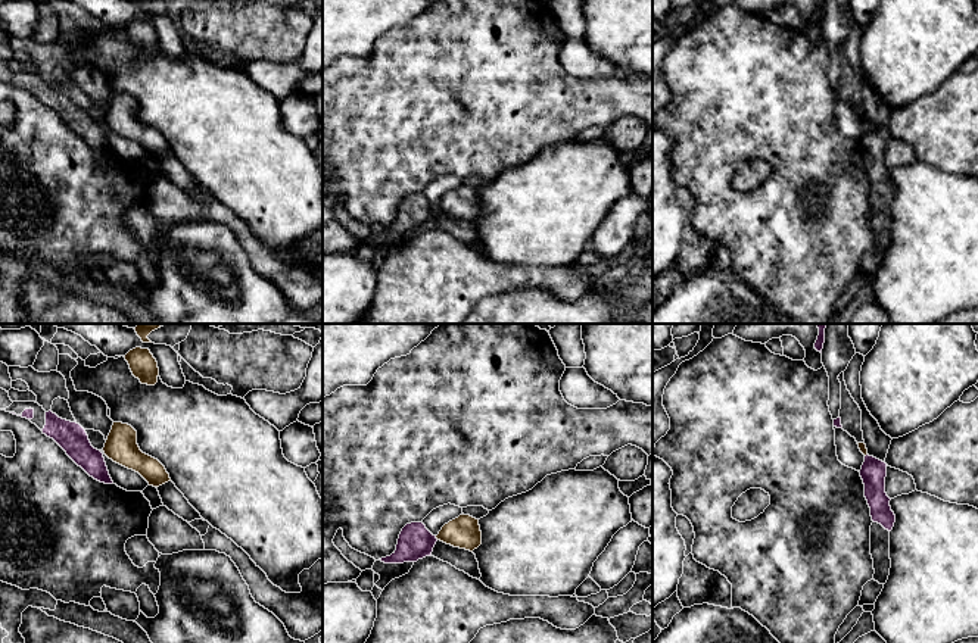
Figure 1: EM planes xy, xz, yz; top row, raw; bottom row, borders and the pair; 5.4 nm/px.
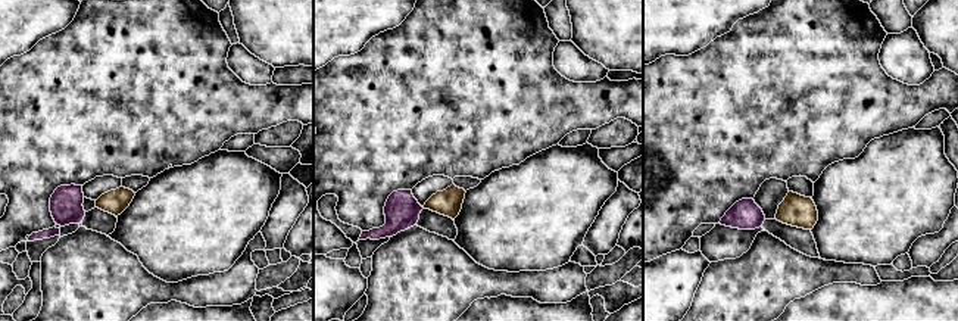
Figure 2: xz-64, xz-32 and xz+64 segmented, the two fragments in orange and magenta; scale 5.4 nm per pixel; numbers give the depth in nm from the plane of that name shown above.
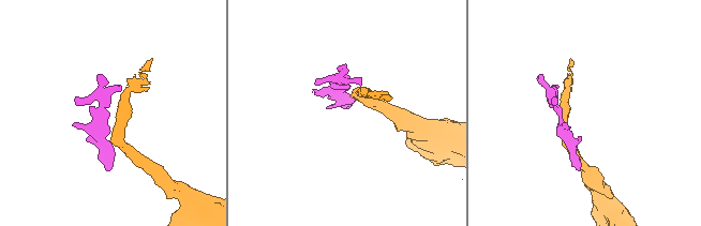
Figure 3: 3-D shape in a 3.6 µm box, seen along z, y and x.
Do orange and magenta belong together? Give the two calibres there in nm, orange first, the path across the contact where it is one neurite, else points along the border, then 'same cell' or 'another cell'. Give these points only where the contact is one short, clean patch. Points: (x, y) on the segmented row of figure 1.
180 nm thick on the orange side, 190 nm on the other; border along xz (435, 536), (438, 539); another cell

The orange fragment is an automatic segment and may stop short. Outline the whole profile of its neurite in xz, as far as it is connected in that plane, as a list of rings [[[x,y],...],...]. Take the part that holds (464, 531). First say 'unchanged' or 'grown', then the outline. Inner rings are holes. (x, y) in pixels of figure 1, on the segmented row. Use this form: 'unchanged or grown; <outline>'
unchanged; [[[462,514],[445,524],[436,539],[454,547],[473,552],[482,544],[479,519]]]

